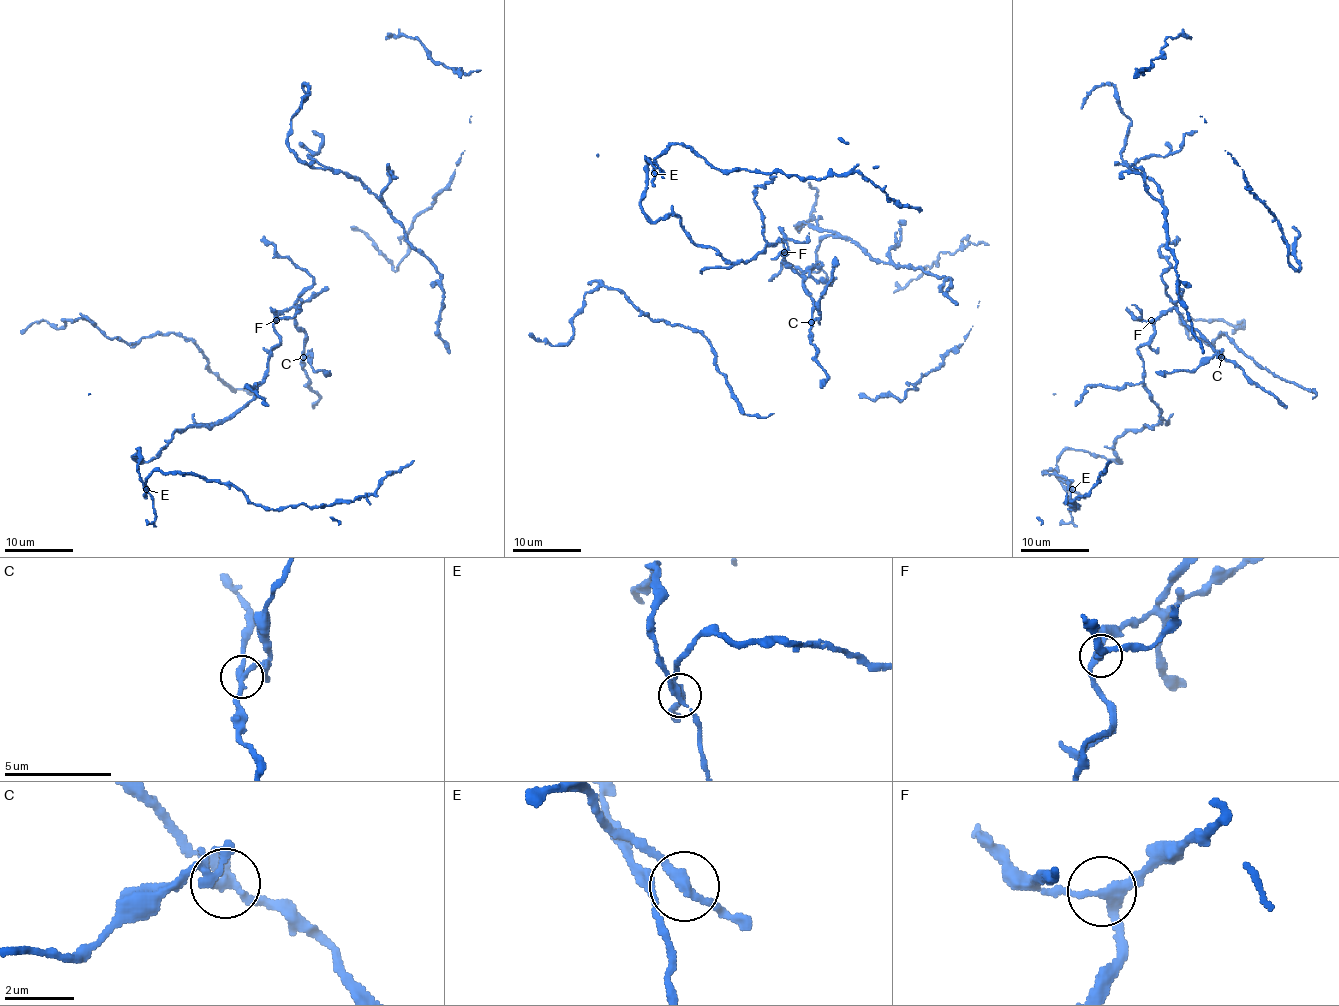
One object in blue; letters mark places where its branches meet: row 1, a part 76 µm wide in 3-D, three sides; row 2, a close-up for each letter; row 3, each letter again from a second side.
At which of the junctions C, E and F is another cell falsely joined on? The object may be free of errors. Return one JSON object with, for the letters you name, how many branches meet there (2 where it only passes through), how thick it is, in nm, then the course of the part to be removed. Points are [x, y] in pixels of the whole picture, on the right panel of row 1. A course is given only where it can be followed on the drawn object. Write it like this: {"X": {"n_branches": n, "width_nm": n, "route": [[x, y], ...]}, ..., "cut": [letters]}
{"C": {"n_branches": 4, "width_nm": 260, "route": [[1221, 356], [1211, 356], [1192, 370], [1156, 373]]}, "cut": ["C"]}

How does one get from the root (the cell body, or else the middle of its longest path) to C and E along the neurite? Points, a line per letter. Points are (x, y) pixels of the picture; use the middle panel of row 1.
C: (788, 248), (781, 255), (803, 276), (803, 288), (813, 301), (812, 322)
E: (788, 248), (779, 240), (731, 262), (699, 247), (680, 218), (652, 221), (640, 206), (645, 158), (654, 173)

